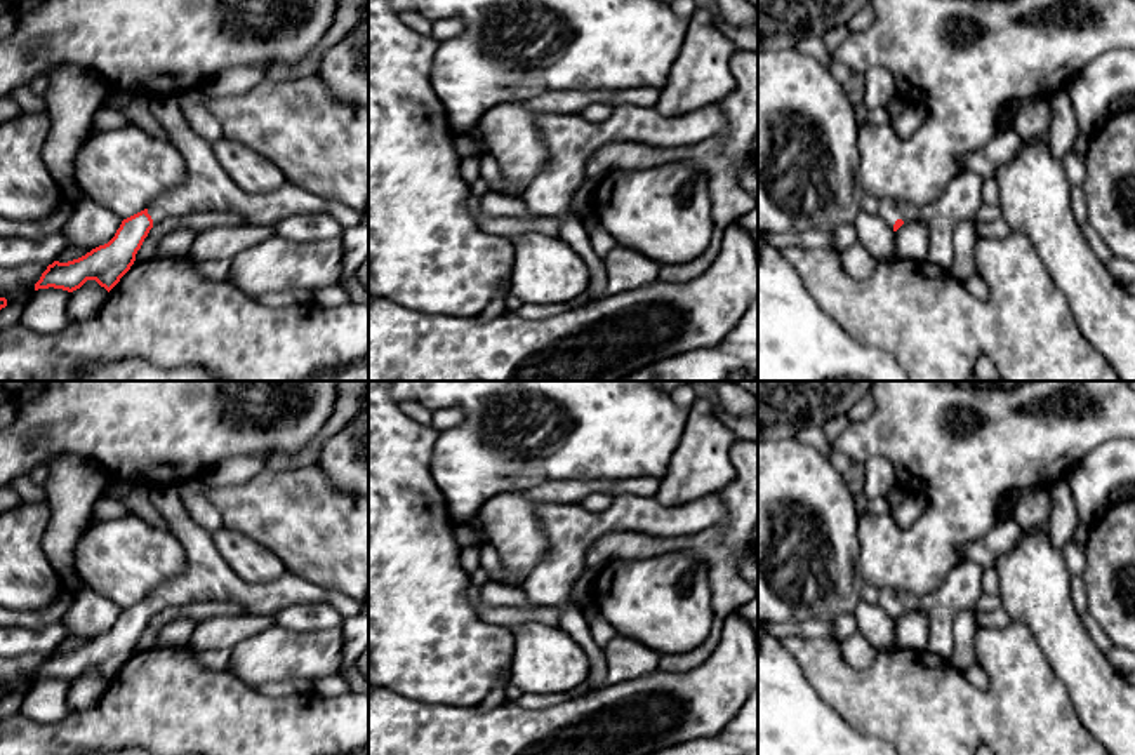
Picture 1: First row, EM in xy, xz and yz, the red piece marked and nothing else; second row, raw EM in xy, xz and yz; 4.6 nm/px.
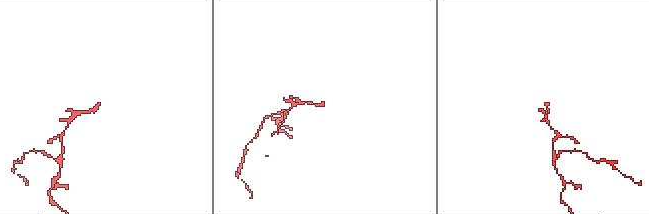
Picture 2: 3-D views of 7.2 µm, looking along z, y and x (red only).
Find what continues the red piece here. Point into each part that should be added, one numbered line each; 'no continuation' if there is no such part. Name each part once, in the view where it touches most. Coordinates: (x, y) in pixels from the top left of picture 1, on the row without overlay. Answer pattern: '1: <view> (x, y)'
1: xy (207, 576)

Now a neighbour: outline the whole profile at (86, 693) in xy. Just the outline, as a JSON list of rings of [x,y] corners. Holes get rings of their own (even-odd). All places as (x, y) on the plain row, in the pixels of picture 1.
[[[80,677],[71,682],[68,691],[70,712],[85,712],[96,708],[108,689],[108,680],[97,677]]]

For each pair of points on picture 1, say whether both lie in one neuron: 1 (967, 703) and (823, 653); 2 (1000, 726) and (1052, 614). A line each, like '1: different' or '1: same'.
1: same
2: different

